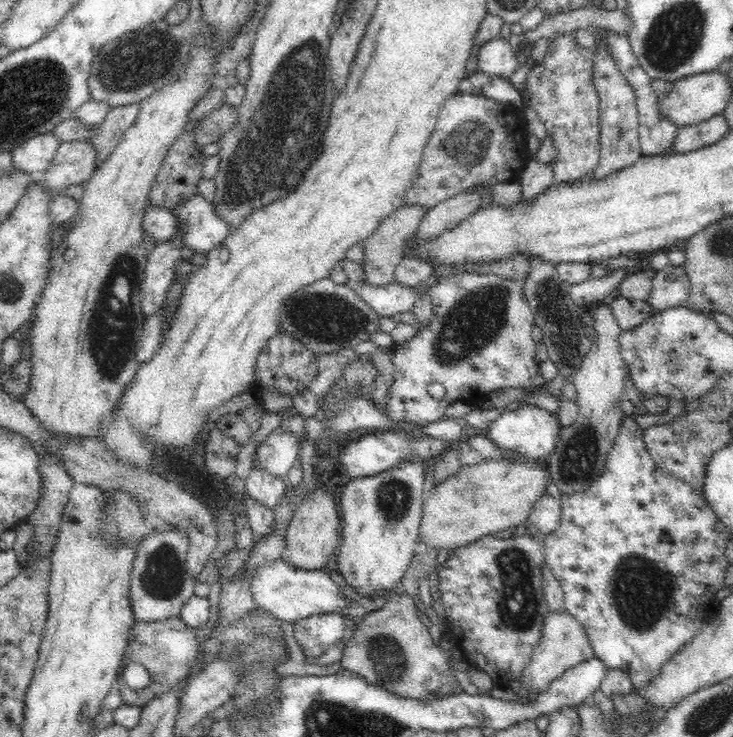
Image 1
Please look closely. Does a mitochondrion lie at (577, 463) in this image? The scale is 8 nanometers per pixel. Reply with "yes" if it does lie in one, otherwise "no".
yes

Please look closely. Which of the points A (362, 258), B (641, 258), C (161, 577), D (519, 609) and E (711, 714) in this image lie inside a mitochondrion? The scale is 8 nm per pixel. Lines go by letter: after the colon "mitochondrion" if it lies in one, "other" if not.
A: other
B: other
C: mitochondrion
D: mitochondrion
E: mitochondrion

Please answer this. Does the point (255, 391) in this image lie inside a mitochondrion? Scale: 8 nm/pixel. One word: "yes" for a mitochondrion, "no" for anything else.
no

